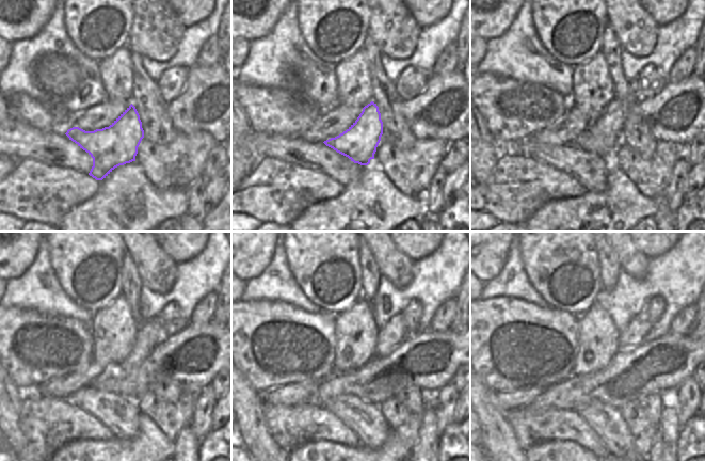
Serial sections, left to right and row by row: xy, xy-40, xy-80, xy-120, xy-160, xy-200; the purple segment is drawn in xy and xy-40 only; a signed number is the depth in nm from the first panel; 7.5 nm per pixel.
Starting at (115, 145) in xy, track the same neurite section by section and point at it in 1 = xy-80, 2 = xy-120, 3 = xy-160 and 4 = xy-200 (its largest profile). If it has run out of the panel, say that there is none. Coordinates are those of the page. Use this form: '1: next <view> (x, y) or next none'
1: next xy-80 (602, 137)
2: next xy-120 (149, 336)
3: next xy-160 (390, 335)
4: next xy-200 (631, 336)

